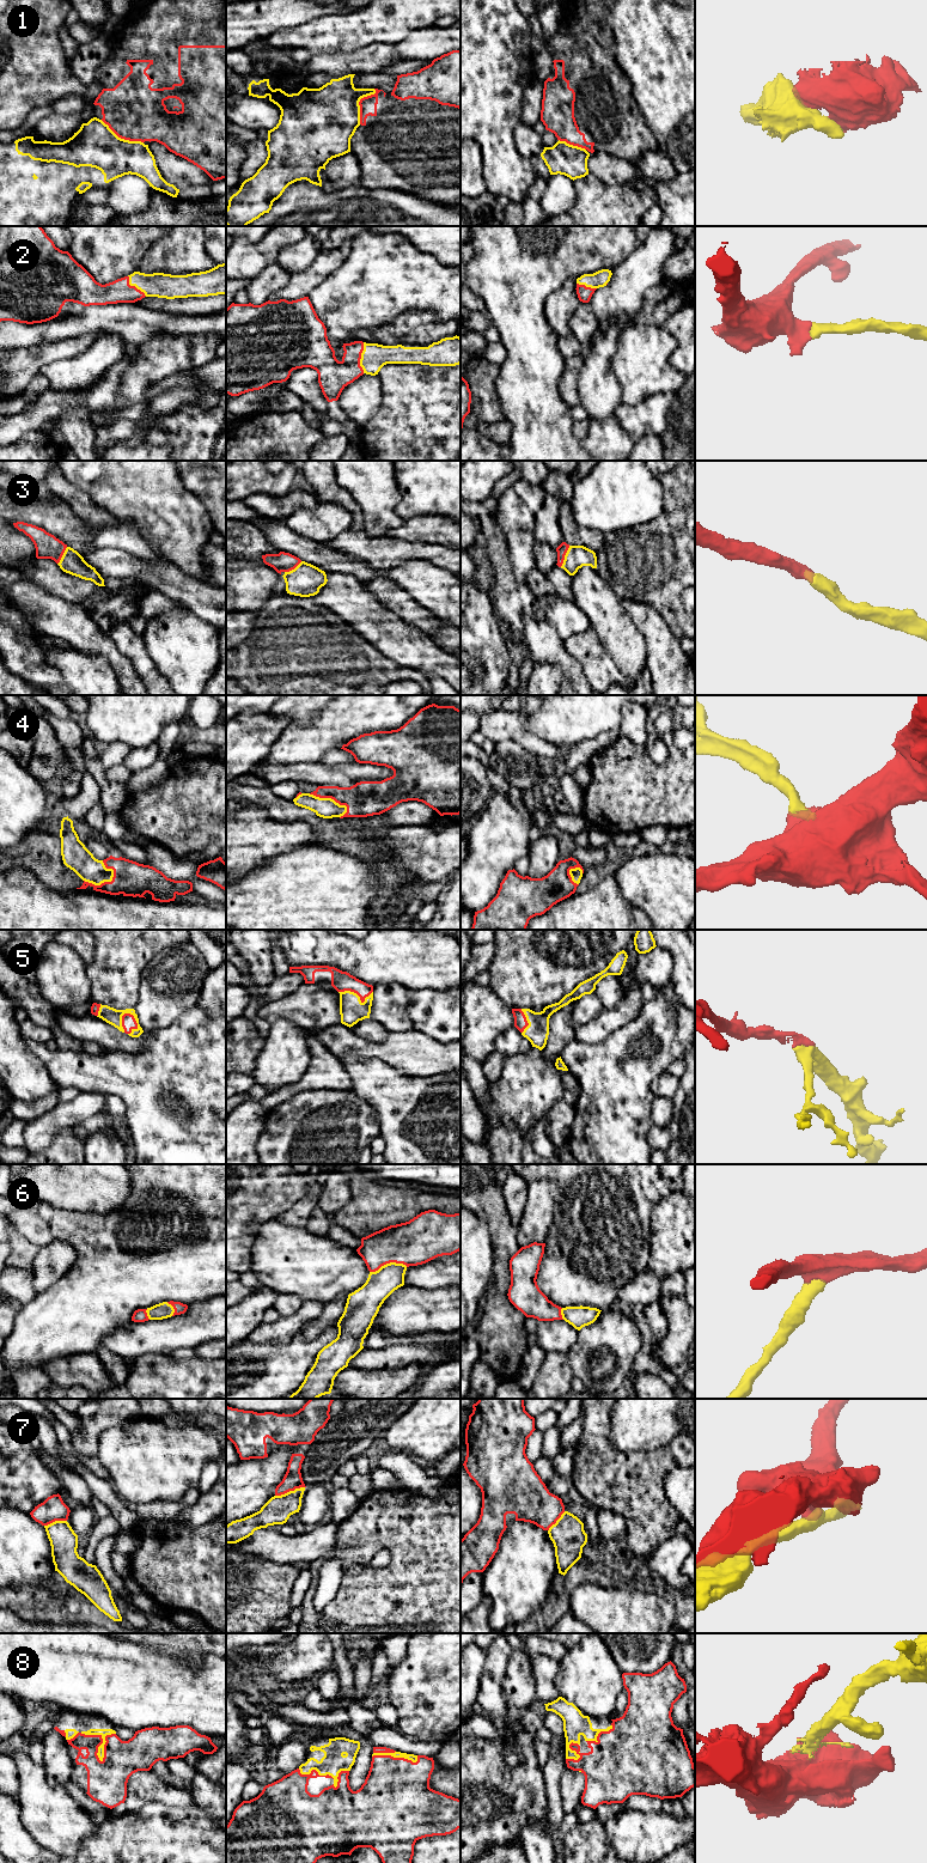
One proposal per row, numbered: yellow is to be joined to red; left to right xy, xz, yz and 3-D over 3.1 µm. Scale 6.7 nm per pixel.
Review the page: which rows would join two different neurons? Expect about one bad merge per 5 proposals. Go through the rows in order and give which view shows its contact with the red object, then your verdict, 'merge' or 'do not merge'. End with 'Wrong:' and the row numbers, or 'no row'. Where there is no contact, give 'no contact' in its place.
1: meets red in xz; do not merge
2: meets red in xz; merge
3: meets red in yz; merge
4: meets red in xy; merge
5: meets red in xy; merge
6: meets red in xz; merge
7: meets red in xz; do not merge
8: meets red in xy; merge
Wrong: 1, 7

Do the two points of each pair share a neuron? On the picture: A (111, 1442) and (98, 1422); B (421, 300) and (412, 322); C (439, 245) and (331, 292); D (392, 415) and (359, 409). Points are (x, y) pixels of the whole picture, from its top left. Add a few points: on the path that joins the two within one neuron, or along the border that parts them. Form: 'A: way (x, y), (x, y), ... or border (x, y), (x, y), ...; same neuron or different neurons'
A: border (130, 1419), (105, 1428), (96, 1454); different neurons
B: border (390, 320), (408, 312), (430, 311), (443, 322); different neurons
C: border (404, 238), (419, 249), (431, 253), (447, 266); different neurons
D: border (382, 391), (379, 408), (359, 427); different neurons

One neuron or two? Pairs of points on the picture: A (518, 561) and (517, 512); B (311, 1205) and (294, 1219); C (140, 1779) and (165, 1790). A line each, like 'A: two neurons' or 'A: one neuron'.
A: one neuron
B: one neuron
C: one neuron

